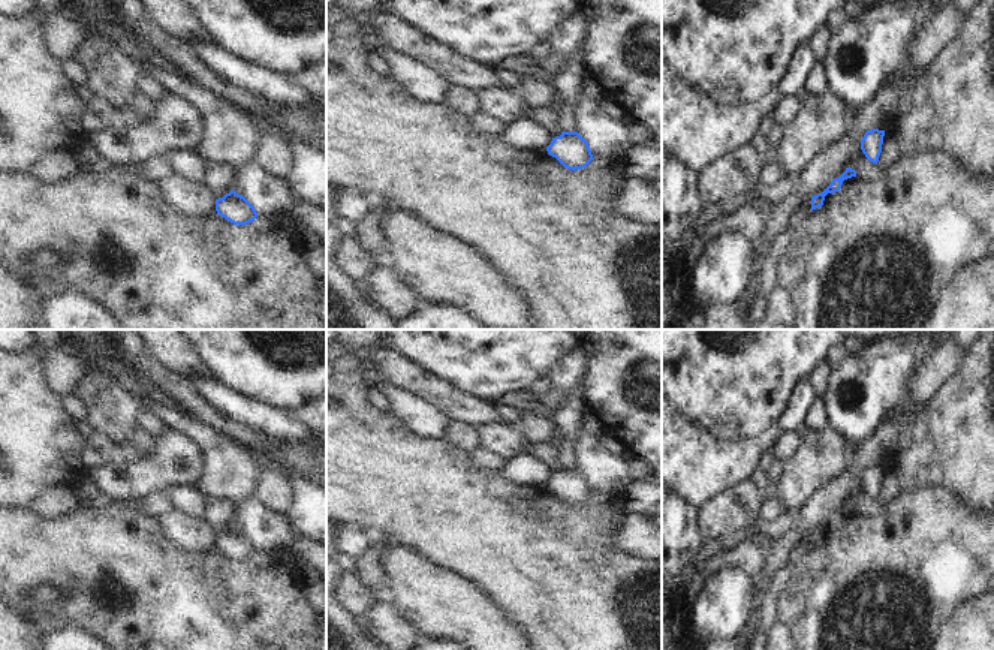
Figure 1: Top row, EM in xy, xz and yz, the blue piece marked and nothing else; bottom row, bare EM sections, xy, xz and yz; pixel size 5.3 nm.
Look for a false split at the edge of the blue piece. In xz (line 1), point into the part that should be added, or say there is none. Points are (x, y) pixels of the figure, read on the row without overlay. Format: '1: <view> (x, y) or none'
1: none

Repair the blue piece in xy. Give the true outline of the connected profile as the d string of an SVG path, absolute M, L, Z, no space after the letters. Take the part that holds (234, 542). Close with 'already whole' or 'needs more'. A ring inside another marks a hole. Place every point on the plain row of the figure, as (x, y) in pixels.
M235 526L216 535L216 547L234 560L247 560L257 553L254 542Z; already whole

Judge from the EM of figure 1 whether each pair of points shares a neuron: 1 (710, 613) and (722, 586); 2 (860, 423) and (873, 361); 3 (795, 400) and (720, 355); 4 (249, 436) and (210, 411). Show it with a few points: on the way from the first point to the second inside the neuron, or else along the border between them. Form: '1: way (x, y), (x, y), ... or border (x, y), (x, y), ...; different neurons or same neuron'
1: way (716, 607), (722, 601), (722, 592); same neuron
2: way (861, 408), (873, 385), (873, 376); same neuron
3: border (807, 376), (795, 381), (783, 411), (770, 426); different neurons
4: way (240, 432), (219, 420); same neuron

